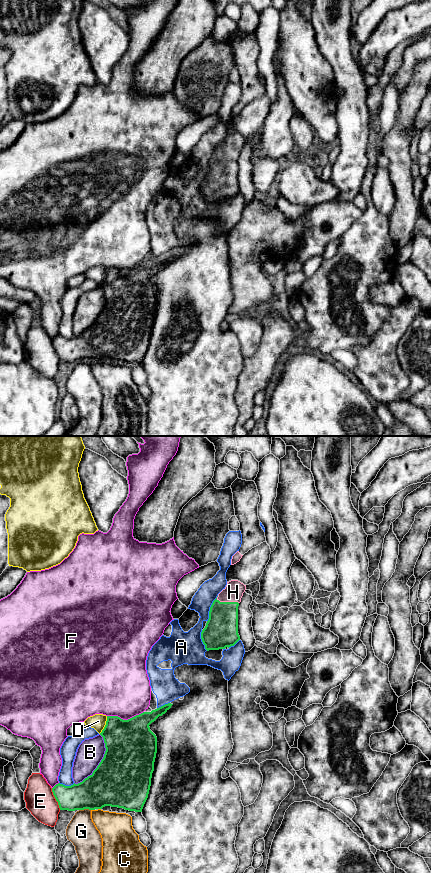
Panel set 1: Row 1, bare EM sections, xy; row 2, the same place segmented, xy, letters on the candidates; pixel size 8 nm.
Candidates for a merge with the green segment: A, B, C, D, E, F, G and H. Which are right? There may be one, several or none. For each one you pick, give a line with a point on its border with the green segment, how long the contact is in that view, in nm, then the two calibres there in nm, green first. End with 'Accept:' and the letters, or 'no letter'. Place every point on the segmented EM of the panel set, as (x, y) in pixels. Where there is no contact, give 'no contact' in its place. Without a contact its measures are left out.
H: xy (227, 602) | 190 nm | 260/160 nm
Accept: H

